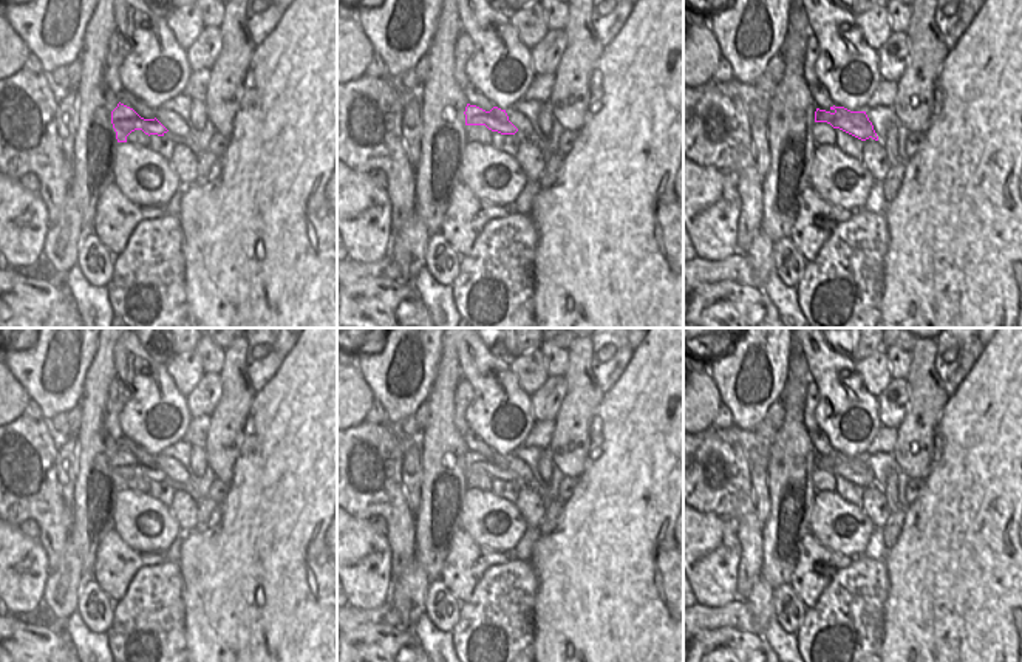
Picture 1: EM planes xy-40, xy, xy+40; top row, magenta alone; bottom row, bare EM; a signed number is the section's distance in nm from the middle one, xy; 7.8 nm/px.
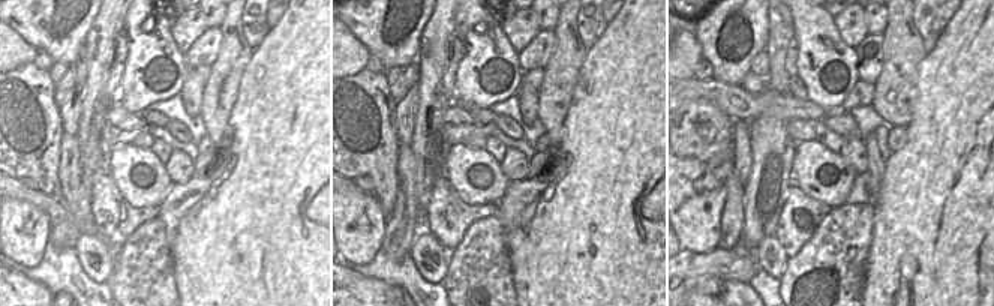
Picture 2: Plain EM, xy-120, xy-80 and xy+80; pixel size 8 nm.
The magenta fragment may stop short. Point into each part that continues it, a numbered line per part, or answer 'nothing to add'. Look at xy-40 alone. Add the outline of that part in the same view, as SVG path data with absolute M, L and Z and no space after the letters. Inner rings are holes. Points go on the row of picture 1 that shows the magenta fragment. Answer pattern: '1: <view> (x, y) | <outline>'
nothing to add

